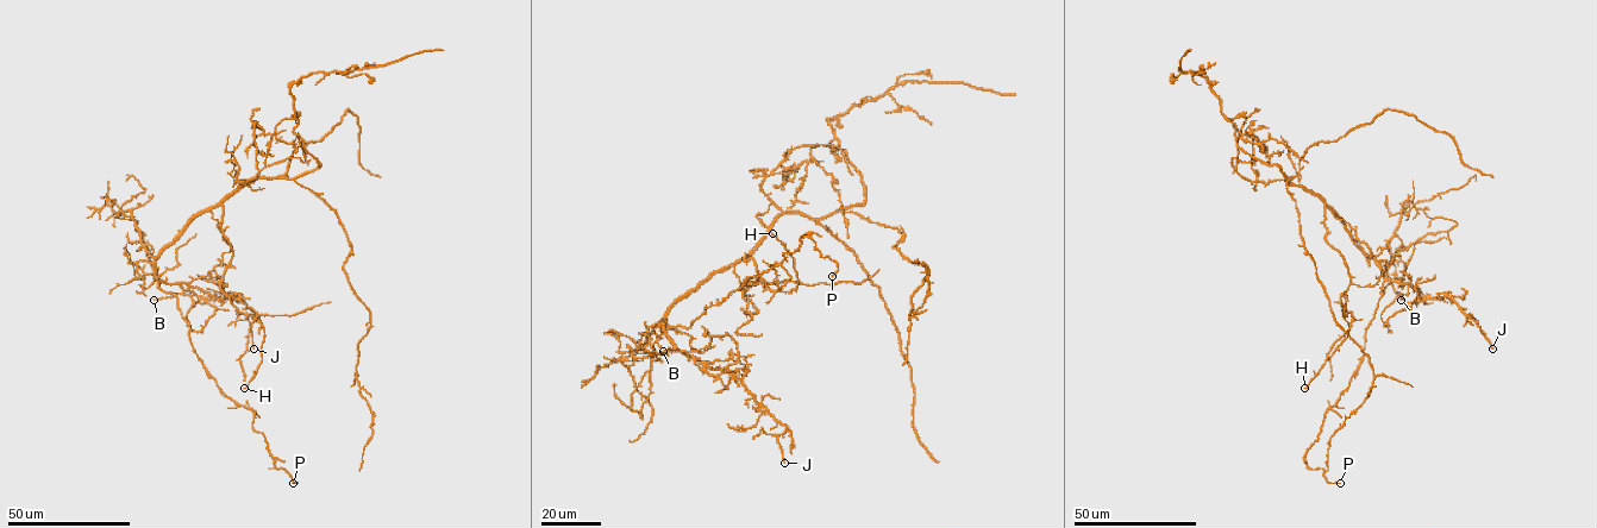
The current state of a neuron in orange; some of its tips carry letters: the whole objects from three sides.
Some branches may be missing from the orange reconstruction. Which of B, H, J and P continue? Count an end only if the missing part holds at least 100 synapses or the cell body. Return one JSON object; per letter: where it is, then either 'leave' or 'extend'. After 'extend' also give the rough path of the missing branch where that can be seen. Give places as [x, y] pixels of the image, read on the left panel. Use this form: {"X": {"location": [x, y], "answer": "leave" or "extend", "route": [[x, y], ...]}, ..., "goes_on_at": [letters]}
{"B": {"location": [154, 300], "answer": "leave"}, "H": {"location": [244, 388], "answer": "leave"}, "J": {"location": [254, 349], "answer": "leave"}, "P": {"location": [293, 483], "answer": "leave"}, "goes_on_at": []}

